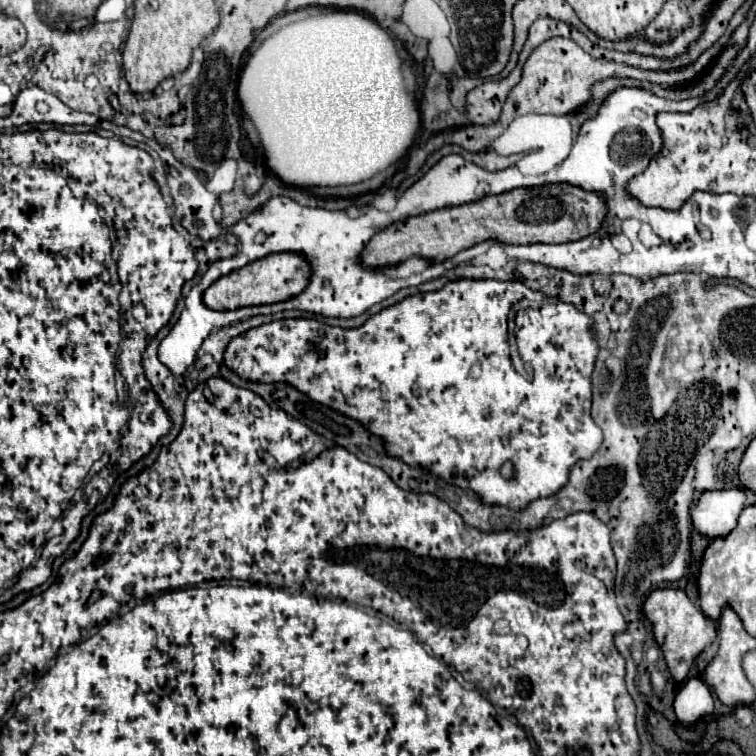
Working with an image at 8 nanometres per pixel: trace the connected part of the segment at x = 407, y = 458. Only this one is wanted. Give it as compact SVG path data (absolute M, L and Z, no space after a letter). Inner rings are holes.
M456 279L456 281L446 283L440 291L408 295L400 303L386 307L380 313L368 317L368 321L356 329L330 327L330 325L324 325L316 319L282 319L282 321L272 321L272 323L260 325L256 329L250 329L250 331L234 337L228 343L226 353L224 353L224 363L228 369L232 369L242 379L256 381L256 383L280 383L280 381L288 383L288 385L300 389L300 393L312 397L312 401L320 401L322 405L328 405L330 409L336 409L338 413L344 413L346 417L360 421L372 435L382 437L384 447L388 449L390 457L396 457L396 459L404 461L406 465L424 467L432 475L444 479L446 483L474 491L476 497L480 497L480 501L484 501L486 505L504 505L508 509L522 509L524 505L528 505L528 501L534 501L538 497L550 497L552 493L558 493L568 483L572 465L576 465L576 461L582 461L582 459L592 459L592 455L602 445L602 429L594 423L594 419L590 415L592 371L594 371L594 363L596 363L596 357L600 351L598 339L594 335L594 321L586 313L578 311L574 305L572 307L570 305L562 307L562 305L564 303L560 303L560 301L558 303L544 301L544 293L528 289L522 281ZM522 301L526 301L526 303L524 303L524 307L520 307L520 313L518 313L518 317L522 317L522 323L520 323L520 329L516 333L516 341L518 341L520 357L528 357L528 373L532 375L532 381L526 381L522 375L518 375L514 371L510 345L508 345L508 315L510 315L510 309ZM506 461L510 461L514 465L514 475L508 479L502 477L502 473L500 473L500 469Z

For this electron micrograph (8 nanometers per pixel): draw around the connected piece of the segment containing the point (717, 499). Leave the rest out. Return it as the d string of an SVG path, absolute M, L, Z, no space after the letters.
M742 489L704 491L692 507L694 529L710 539L726 537L736 527L736 519L744 507L746 495Z

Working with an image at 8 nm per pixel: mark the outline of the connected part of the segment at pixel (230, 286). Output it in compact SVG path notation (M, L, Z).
M272 253L238 271L232 271L230 275L220 277L216 283L212 283L204 291L204 305L214 311L234 311L240 307L286 301L286 299L298 295L308 285L308 277L310 277L310 267L302 255Z

